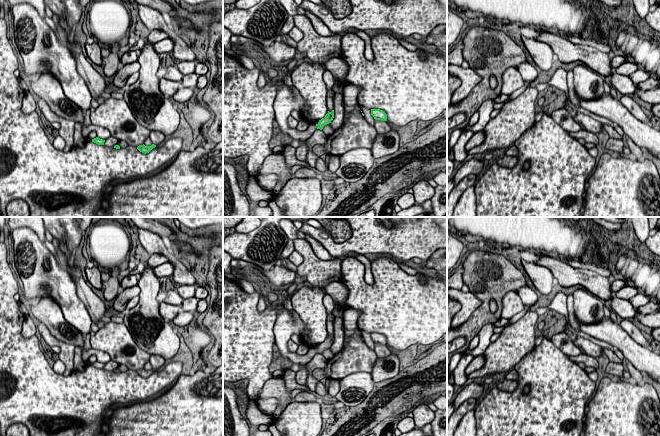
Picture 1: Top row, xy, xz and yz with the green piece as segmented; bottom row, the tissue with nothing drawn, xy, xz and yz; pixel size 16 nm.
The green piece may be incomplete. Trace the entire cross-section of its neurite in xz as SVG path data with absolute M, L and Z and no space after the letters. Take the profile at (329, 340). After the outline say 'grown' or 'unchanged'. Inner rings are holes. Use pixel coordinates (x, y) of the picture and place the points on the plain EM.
M282 304L282 308L277 313L277 319L274 325L275 344L279 349L280 355L290 361L292 364L306 365L313 357L329 347L334 342L334 334L325 339L317 348L310 348L305 355L297 355L288 350L288 341L296 334L300 336L306 330L305 325L296 311L288 311Z | grown

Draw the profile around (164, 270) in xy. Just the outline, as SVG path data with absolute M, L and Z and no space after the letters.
M169 262L161 264L153 269L155 275L158 278L171 277L173 274L173 270L174 270L174 265Z

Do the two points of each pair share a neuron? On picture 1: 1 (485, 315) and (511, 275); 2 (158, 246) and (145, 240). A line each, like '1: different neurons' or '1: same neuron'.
1: same neuron
2: same neuron

